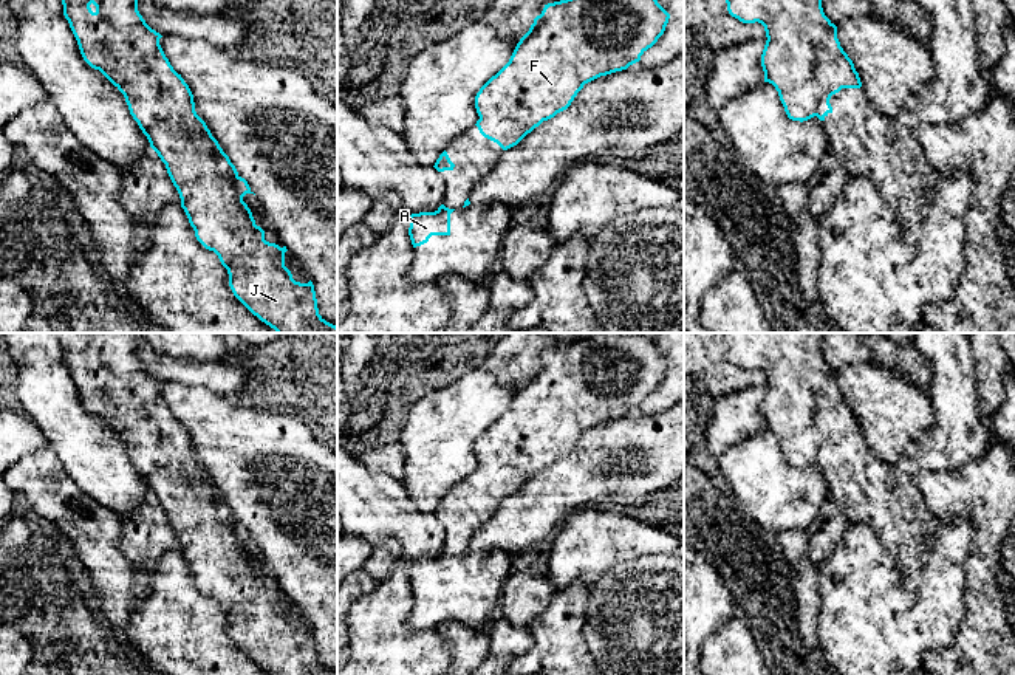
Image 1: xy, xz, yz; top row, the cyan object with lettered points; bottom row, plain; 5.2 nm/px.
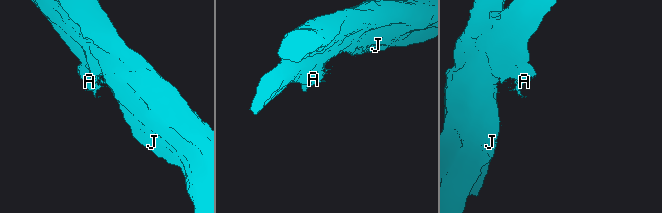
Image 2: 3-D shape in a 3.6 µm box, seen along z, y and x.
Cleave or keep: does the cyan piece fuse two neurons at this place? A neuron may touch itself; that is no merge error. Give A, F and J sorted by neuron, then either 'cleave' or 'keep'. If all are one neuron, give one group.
groups A / F J; cleave

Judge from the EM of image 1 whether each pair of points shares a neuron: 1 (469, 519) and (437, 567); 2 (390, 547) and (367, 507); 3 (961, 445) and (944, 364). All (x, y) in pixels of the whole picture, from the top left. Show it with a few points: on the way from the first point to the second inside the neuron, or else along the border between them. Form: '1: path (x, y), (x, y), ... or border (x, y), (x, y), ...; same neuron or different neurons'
1: path (458, 531), (457, 542), (447, 555); same neuron
2: border (373, 548), (389, 539), (395, 539), (403, 555); different neurons
3: path (958, 424), (953, 384); same neuron

